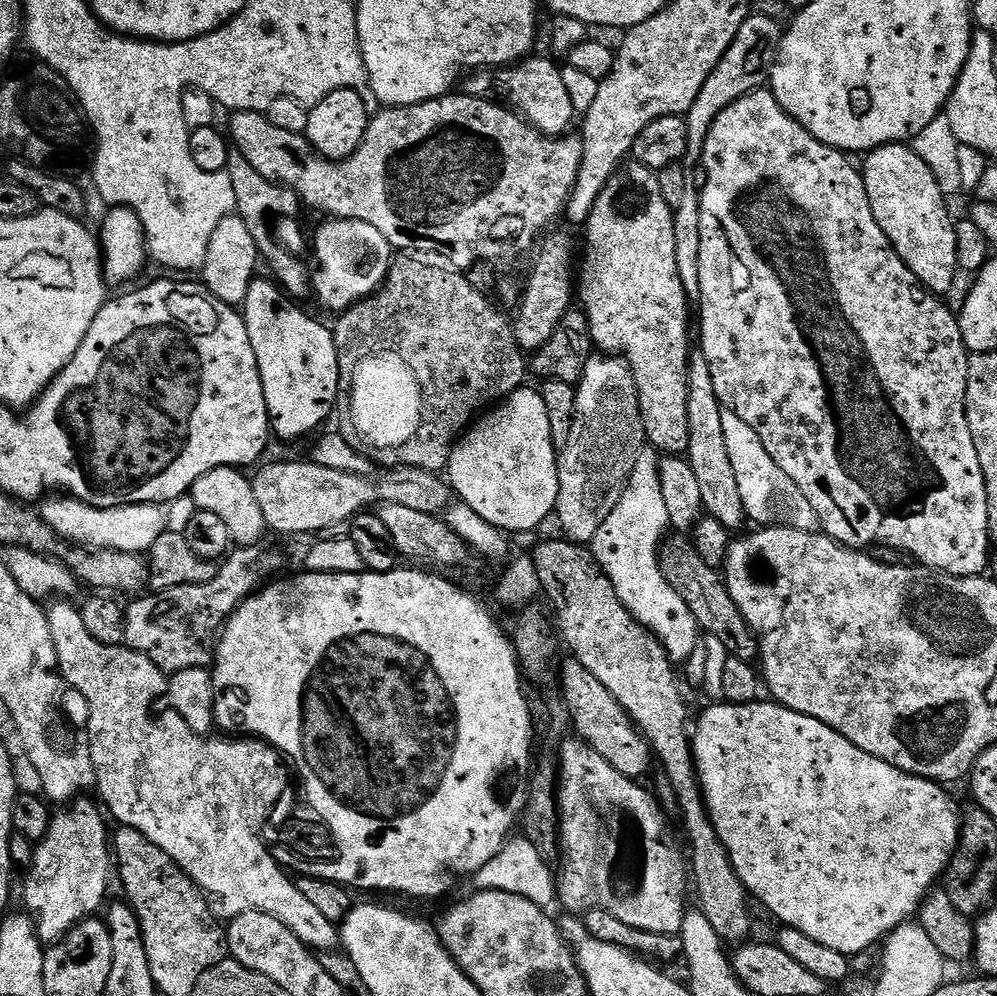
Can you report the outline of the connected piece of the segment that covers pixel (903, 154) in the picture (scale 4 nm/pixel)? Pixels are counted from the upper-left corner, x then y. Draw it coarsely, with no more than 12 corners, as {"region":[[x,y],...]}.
{"region":[[907,143],[862,164],[870,210],[933,294],[958,277],[956,224]]}

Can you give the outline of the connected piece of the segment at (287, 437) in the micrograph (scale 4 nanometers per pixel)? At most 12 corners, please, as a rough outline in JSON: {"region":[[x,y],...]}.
{"region":[[271,279],[242,305],[271,431],[310,435],[342,352]]}

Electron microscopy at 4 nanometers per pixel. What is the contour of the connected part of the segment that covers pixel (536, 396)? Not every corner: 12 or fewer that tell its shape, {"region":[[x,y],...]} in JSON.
{"region":[[521,386],[456,441],[459,503],[508,534],[555,513],[546,402]]}

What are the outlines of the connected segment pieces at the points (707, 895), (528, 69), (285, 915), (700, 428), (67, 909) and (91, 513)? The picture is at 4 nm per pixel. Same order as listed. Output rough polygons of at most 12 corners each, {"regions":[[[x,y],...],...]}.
{"regions":[[[587,547],[530,552],[569,653],[674,786],[698,911],[725,945],[750,897],[708,816],[677,669]],[[555,59],[499,69],[497,101],[559,138],[577,113]],[[46,611],[88,703],[95,791],[208,897],[341,943],[260,837],[288,788],[259,738],[152,717],[166,673]],[[688,357],[686,459],[704,512],[736,534],[748,515],[710,364]],[[105,813],[53,815],[26,872],[40,943],[59,944],[106,904]],[[190,494],[159,504],[95,508],[43,501],[44,521],[85,548],[151,552],[164,532],[184,534]]]}

